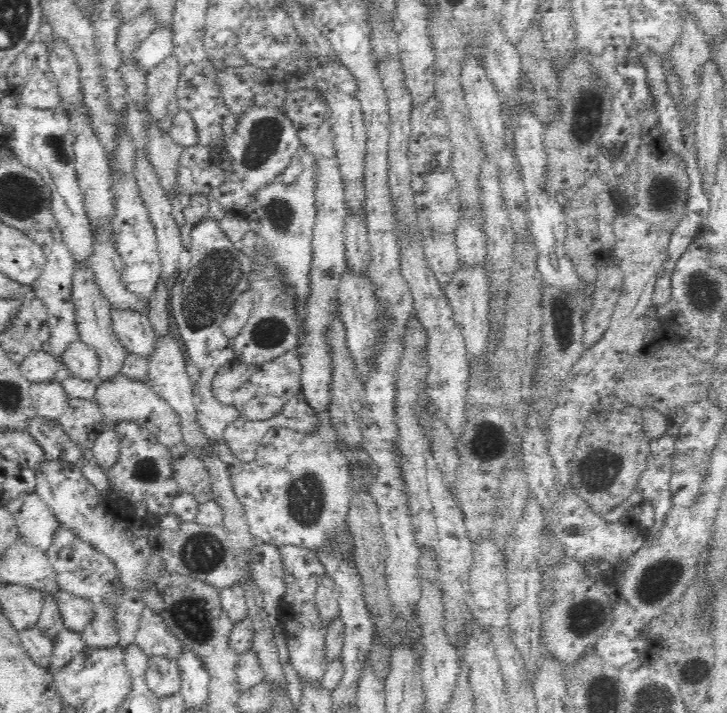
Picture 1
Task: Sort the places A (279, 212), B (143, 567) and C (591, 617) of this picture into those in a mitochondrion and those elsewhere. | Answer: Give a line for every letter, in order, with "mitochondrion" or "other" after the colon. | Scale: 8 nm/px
A: mitochondrion
B: other
C: mitochondrion

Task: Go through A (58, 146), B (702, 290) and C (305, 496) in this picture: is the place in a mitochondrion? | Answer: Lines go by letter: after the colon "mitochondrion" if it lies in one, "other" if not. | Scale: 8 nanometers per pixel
A: mitochondrion
B: mitochondrion
C: mitochondrion

